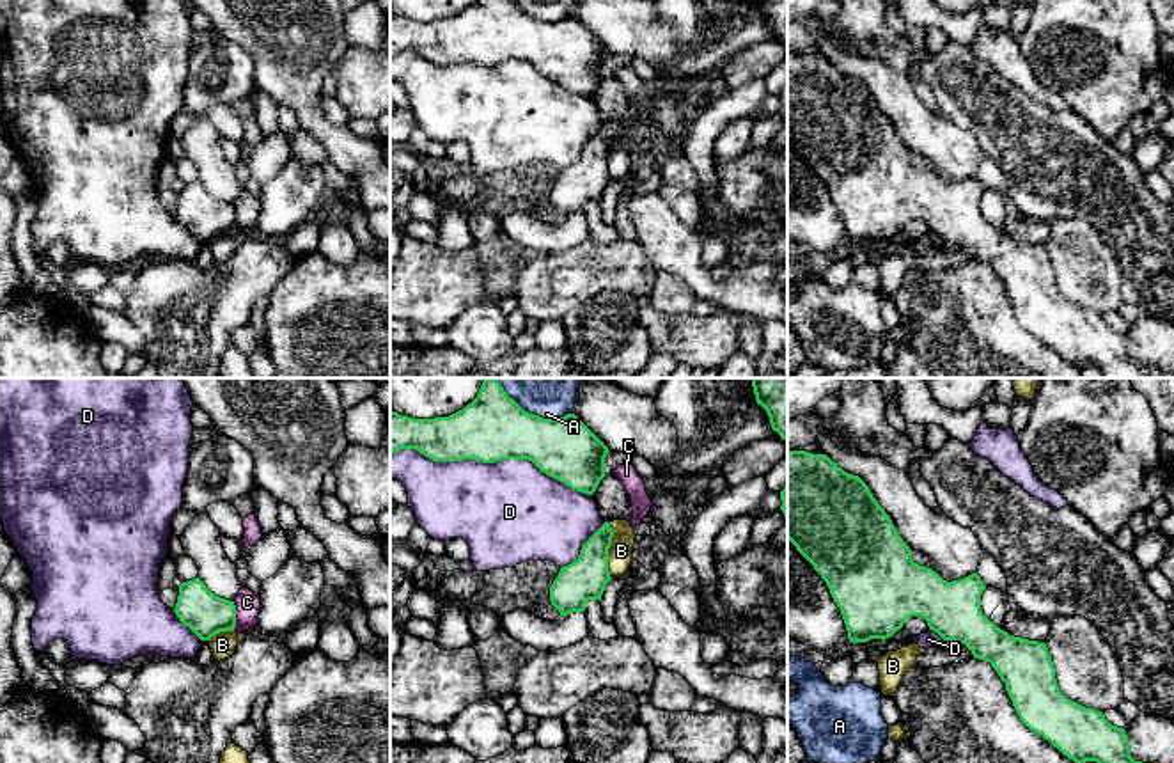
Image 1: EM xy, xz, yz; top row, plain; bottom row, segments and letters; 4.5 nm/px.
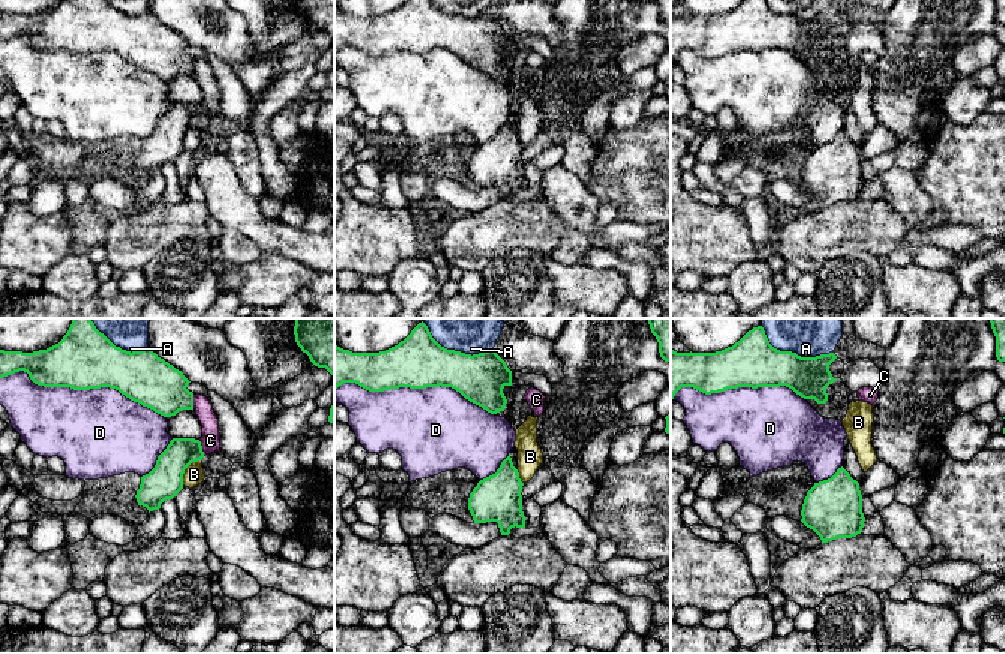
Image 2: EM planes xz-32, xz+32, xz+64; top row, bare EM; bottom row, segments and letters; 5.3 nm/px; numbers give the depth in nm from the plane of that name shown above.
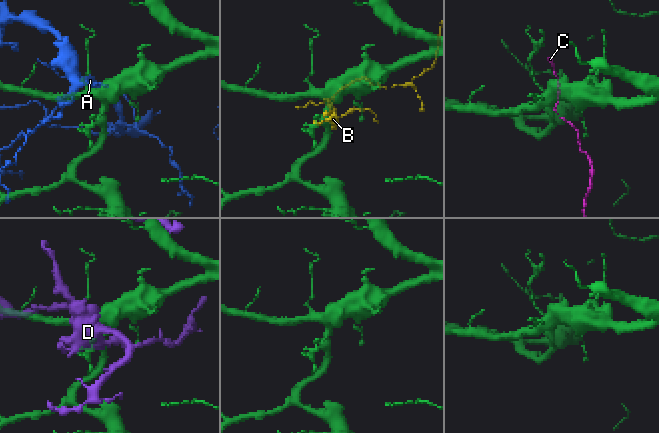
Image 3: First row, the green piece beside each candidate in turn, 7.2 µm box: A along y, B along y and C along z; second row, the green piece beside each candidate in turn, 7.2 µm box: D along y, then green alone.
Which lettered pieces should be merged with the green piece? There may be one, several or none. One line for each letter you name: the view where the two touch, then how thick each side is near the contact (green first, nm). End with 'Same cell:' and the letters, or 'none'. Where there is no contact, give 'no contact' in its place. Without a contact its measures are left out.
Same cell: none

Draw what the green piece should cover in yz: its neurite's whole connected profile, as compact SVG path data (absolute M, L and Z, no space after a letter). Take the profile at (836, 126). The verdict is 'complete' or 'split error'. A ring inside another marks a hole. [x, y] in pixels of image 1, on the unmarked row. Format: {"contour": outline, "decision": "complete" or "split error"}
{"contour": "M787 53L787 142L826 185L849 245L885 243L908 220L920 218L943 243L965 247L974 261L990 264L1006 286L1020 323L1076 367L1096 364L1101 378L1174 378L1174 373L1135 364L1123 330L1061 295L1045 245L1009 238L982 216L981 197L986 188L977 176L947 185L931 170L917 167L869 89L826 57Z", "decision": "complete"}

